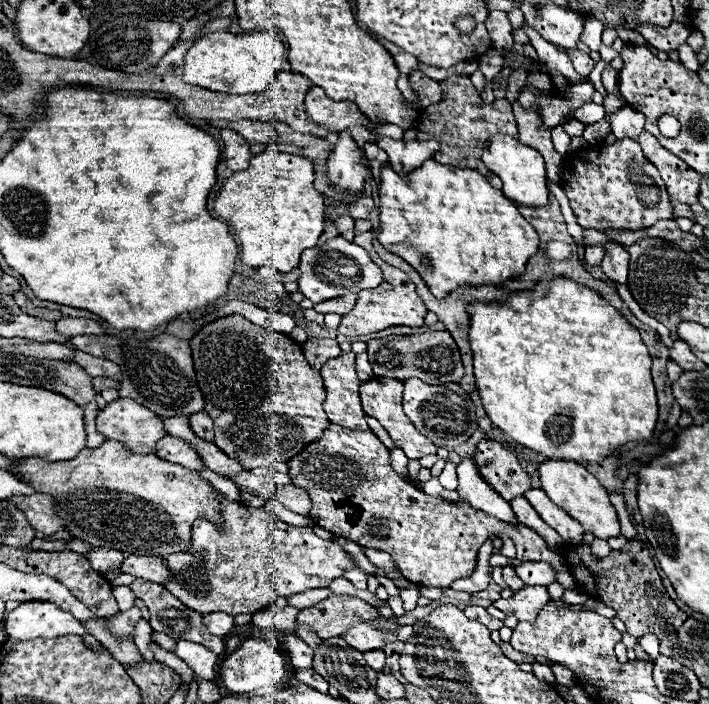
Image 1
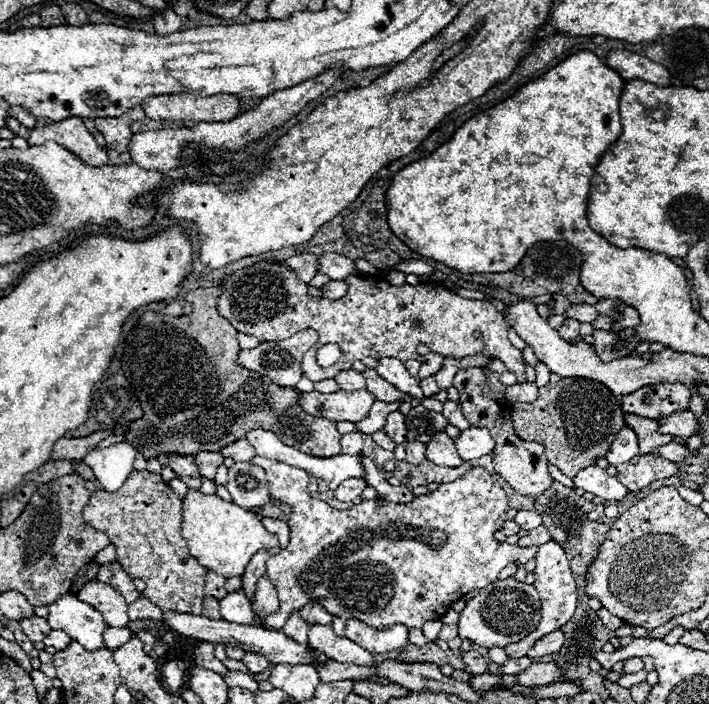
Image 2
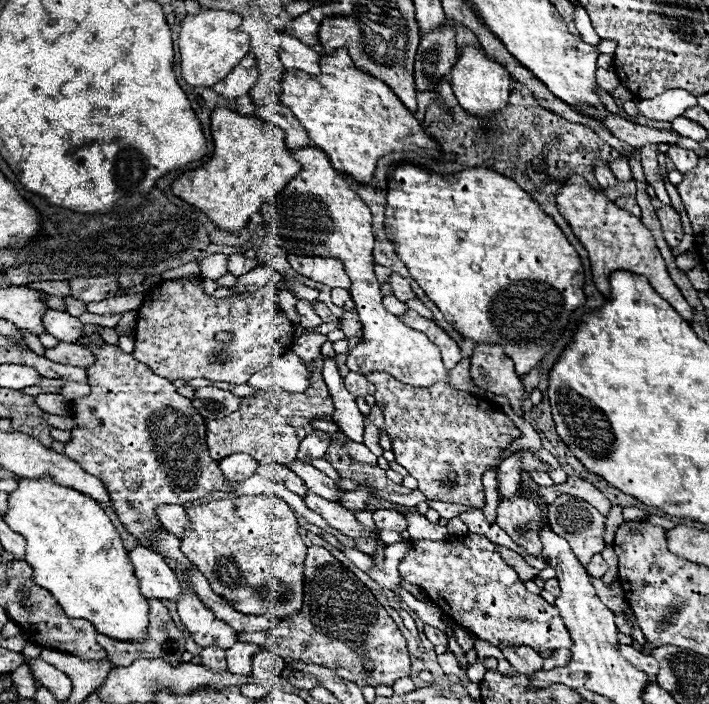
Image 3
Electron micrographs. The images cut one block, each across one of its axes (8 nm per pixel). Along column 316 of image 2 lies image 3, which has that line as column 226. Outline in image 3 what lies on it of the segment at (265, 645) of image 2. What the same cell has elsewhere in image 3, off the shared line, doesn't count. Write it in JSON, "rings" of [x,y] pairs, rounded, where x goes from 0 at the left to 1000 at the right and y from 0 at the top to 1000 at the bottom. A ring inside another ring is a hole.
{"rings":[[[333,912],[327,920],[319,923],[319,938],[322,938],[322,952],[333,955],[339,960],[353,960],[355,955],[355,935],[370,926],[364,915],[353,912]]]}

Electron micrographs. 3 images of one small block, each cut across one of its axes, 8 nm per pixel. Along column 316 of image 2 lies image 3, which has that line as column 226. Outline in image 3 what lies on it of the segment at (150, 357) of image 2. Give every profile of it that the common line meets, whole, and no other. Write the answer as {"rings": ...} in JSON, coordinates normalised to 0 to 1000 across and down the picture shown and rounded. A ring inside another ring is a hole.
{"rings":[[[440,523],[437,551],[429,560],[412,560],[401,554],[367,554],[358,563],[350,563],[341,568],[339,582],[327,585],[327,591],[319,591],[316,597],[291,597],[291,631],[296,651],[302,656],[310,656],[322,645],[344,642],[353,645],[364,659],[378,656],[395,656],[403,659],[406,653],[415,653],[420,645],[423,625],[417,622],[417,614],[440,599],[440,591],[465,591],[471,588],[468,565],[463,563],[463,551],[454,540],[454,531]]]}

